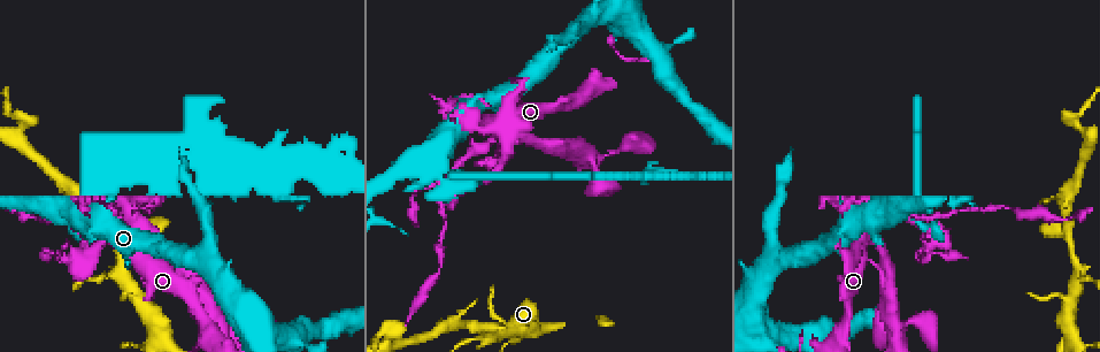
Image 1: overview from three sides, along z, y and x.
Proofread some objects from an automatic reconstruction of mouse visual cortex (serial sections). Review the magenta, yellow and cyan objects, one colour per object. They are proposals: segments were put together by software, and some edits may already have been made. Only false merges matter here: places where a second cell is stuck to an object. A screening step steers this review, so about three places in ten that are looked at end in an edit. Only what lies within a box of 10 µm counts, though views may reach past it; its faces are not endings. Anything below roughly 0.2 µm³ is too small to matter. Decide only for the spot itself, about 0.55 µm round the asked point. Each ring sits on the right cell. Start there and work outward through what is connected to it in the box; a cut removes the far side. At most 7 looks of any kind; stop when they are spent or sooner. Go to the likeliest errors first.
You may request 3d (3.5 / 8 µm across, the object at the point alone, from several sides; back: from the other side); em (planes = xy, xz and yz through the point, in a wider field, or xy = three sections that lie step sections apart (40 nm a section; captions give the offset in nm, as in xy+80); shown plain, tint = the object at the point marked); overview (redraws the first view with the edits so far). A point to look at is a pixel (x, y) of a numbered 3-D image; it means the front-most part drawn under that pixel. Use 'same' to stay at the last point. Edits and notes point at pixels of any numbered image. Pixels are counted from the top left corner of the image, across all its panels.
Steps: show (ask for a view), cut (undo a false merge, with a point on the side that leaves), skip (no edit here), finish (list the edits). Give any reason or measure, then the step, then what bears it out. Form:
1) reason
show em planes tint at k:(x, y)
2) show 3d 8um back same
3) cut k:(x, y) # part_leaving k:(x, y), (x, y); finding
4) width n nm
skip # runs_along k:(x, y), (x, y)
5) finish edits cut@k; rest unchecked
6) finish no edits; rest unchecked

three-way junction
show 3d 3.5um at 1:(124, 203)

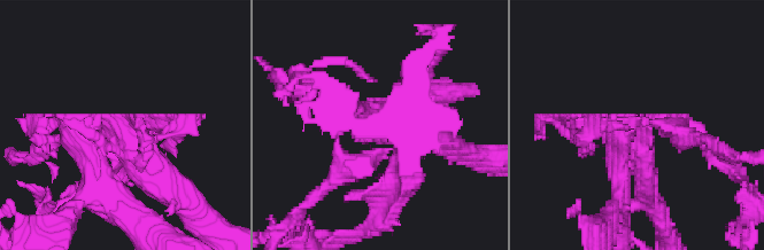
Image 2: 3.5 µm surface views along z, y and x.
shape alone is not enough
show em xy step 2 tint at 2:(640, 125)

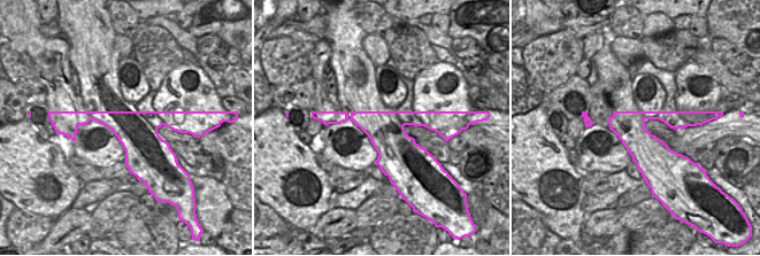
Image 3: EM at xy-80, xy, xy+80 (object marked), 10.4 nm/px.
width 380 nm
cut 2:(637, 153) # border 3:(90, 111), (93, 119); a second cell is stuck on

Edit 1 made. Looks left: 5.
show overview

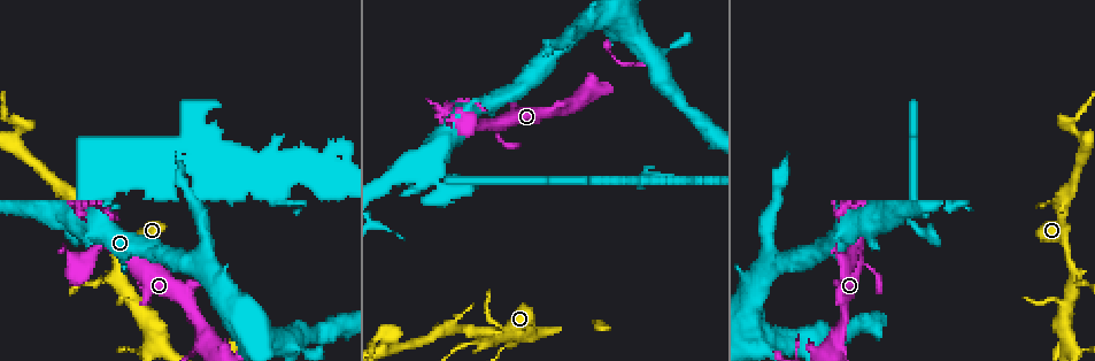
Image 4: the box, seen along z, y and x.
narrows sharply
show 3d 8um at 4:(1065, 237)

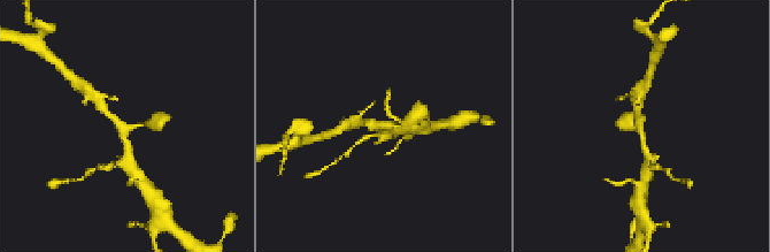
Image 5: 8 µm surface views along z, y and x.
show 3d 3.5um same

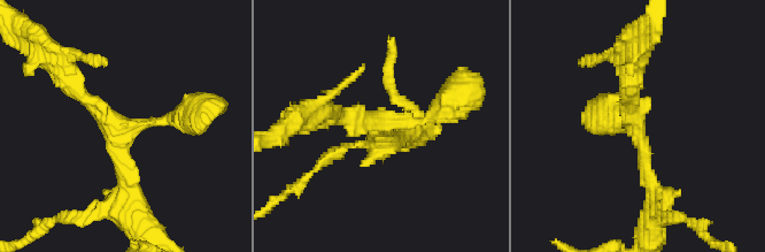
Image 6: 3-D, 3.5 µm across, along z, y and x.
skip # runs_along 6:(196, 111), (126, 124), (130, 195); all the same cell

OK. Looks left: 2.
finish edits cut@2; rest unchecked

